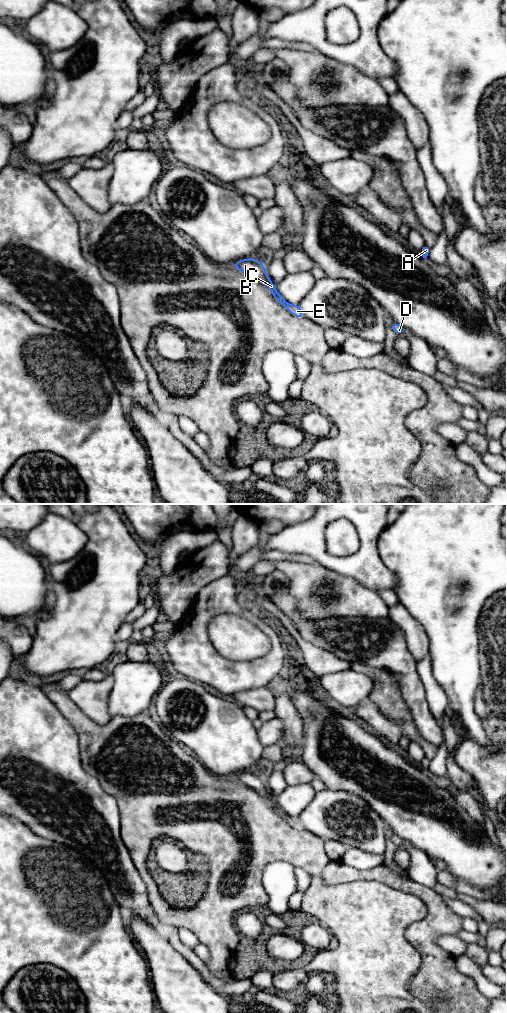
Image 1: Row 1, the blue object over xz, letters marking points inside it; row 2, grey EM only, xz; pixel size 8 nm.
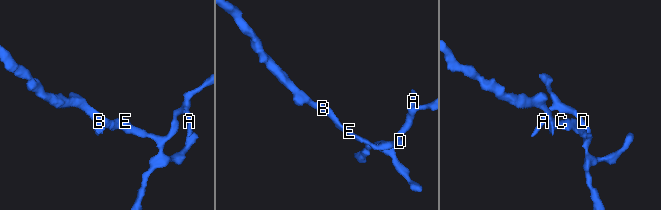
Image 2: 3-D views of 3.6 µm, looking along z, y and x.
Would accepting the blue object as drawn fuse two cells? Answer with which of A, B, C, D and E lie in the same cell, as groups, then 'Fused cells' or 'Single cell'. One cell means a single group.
Groups: A B C D E. Single cell

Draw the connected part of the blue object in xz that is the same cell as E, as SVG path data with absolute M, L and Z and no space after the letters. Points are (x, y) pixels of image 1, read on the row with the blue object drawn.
M248 258L234 263L232 267L244 272L245 274L254 276L269 288L276 301L284 306L292 315L298 318L305 318L299 305L291 305L287 303L286 300L277 292L275 284L271 282L265 272L263 263L256 261L253 258Z

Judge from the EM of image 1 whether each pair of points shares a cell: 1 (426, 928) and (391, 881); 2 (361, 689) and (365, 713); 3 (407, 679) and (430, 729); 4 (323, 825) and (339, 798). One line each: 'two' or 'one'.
1: one
2: two
3: one
4: one

